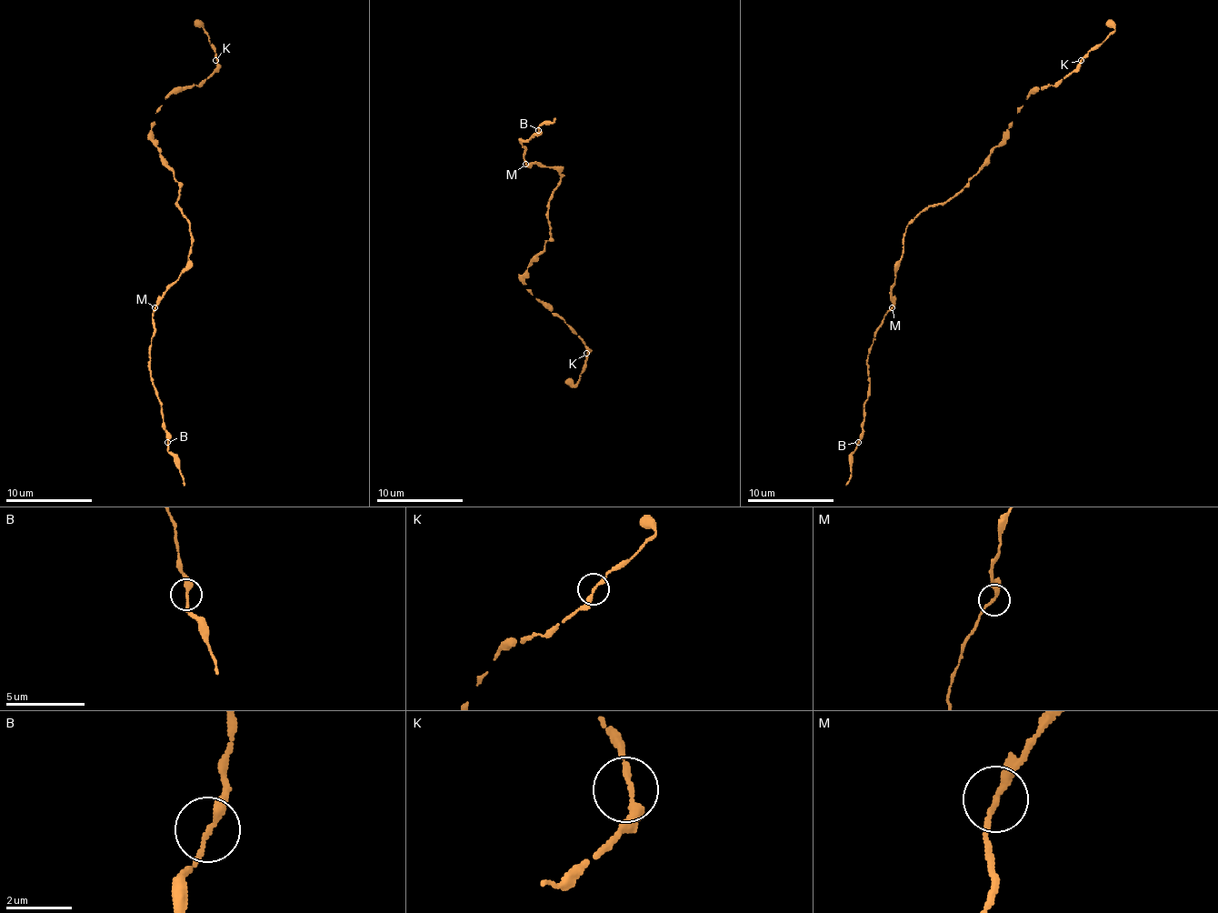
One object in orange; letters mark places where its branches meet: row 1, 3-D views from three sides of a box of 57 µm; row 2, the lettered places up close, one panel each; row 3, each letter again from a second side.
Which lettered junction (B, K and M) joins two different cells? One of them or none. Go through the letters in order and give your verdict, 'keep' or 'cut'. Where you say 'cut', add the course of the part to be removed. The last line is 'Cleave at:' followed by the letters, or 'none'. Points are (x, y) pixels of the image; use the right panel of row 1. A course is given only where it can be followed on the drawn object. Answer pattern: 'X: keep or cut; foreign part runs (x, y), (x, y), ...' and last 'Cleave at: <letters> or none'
B: keep
K: keep
M: keep
Cleave at: none

